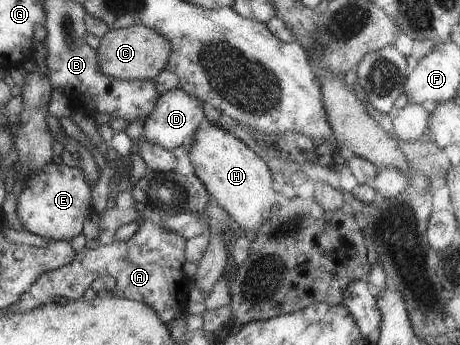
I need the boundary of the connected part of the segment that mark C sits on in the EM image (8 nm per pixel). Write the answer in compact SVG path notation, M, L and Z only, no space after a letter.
M135 24L126 28L114 28L100 39L97 49L98 68L104 75L118 80L149 81L155 80L166 70L172 56L172 43L153 29Z

